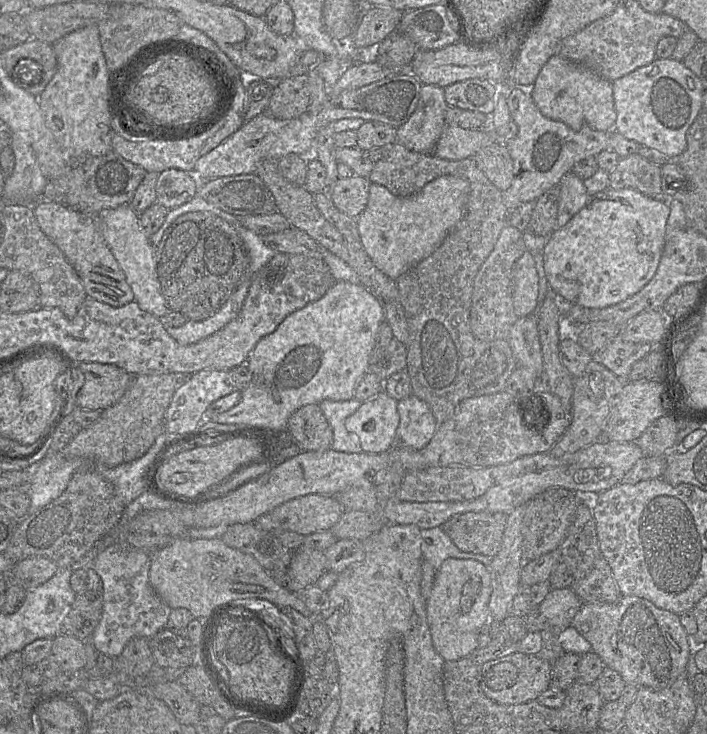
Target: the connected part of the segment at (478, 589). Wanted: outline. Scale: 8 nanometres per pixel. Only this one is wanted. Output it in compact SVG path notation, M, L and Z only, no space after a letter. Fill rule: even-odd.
M449 558L436 571L426 614L433 646L444 661L468 657L478 647L479 632L490 621L490 596L490 574L479 561Z

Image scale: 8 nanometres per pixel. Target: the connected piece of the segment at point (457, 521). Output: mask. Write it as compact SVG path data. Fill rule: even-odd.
M465 512L453 515L441 526L453 544L463 552L495 556L501 548L508 514L503 512Z

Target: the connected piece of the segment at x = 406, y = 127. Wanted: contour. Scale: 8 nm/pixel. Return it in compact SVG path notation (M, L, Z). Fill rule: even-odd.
M422 84L417 107L410 118L397 128L396 142L410 151L432 153L445 126L446 109L443 88L438 85Z

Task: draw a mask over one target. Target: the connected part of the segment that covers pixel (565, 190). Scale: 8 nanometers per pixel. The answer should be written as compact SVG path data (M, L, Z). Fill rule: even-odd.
M570 171L561 177L558 186L556 228L561 228L584 206L587 192L583 180Z

